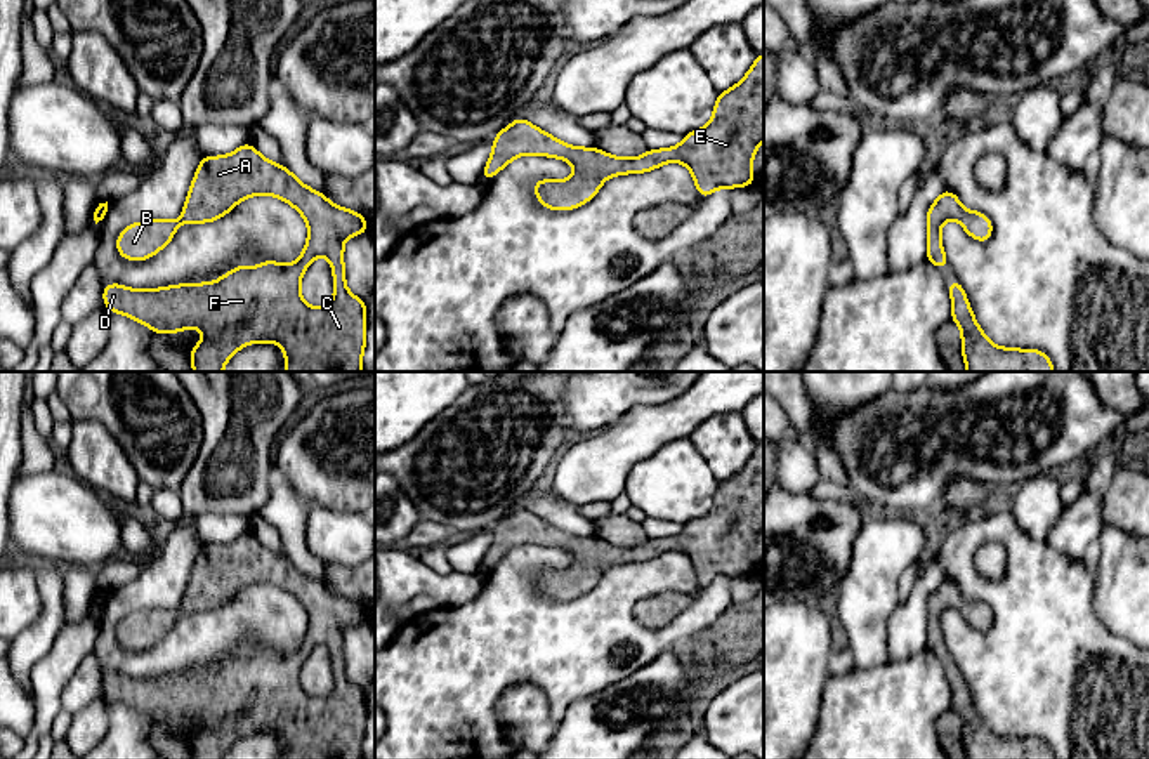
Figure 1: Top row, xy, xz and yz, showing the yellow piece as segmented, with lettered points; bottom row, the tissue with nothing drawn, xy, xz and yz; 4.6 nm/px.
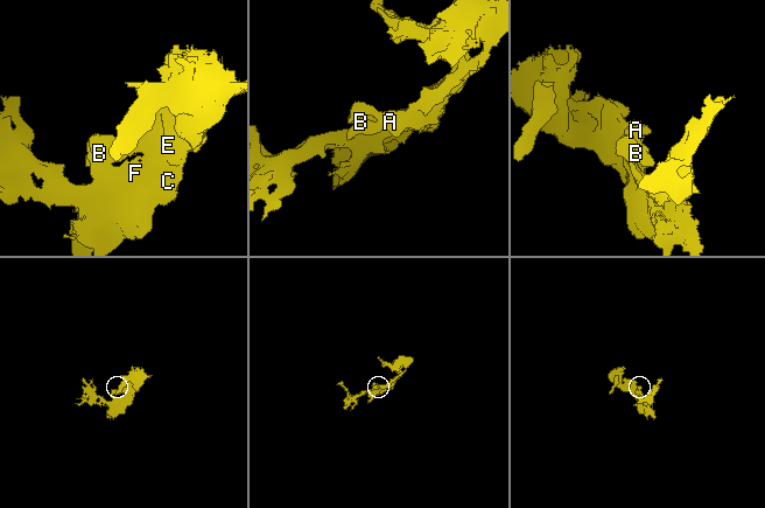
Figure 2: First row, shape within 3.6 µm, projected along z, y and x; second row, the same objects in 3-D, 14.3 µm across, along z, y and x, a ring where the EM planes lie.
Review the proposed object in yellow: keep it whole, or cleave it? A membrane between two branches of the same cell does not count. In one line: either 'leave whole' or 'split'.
leave whole

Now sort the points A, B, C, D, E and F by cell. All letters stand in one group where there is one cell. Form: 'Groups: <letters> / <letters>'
Groups: A B C D E F

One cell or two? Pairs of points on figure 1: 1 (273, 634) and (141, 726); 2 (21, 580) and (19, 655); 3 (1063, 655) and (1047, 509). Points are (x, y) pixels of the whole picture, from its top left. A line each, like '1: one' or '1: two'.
1: two
2: two
3: two

